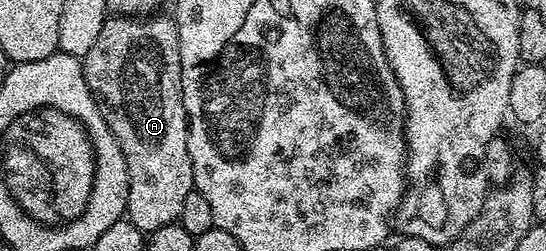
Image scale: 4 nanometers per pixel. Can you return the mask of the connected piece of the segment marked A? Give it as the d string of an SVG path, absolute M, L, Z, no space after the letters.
M109 16L101 27L101 33L94 40L93 47L82 58L86 83L110 131L114 131L114 139L118 139L118 147L122 147L122 155L126 159L128 172L126 219L145 235L158 231L158 227L177 224L180 220L182 203L194 188L188 150L188 113L184 109L182 95L178 31L171 16L160 16Z

